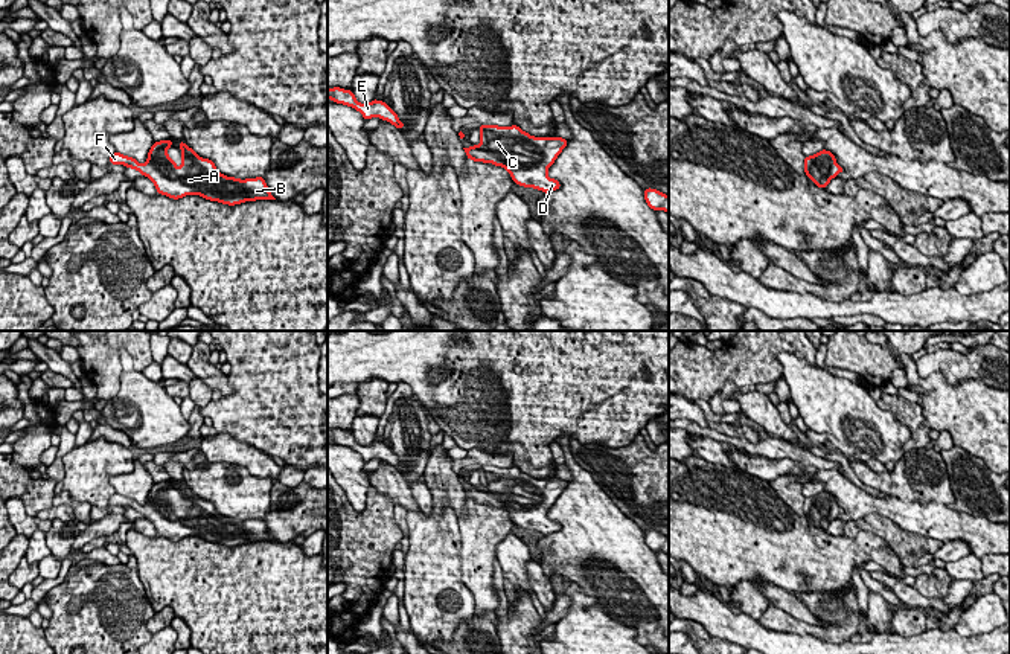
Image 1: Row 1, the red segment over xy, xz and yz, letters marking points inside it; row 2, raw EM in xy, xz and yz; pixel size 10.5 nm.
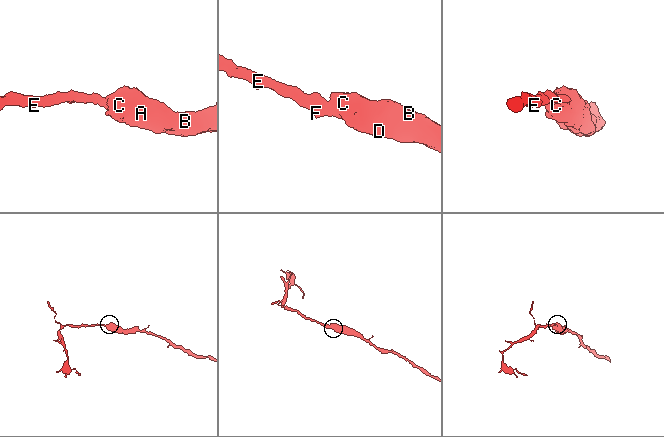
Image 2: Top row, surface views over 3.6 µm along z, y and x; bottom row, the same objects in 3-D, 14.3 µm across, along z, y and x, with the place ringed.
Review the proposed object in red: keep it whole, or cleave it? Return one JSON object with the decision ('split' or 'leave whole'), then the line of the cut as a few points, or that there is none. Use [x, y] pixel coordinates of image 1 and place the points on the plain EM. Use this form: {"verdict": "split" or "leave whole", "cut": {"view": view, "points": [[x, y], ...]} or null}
{"verdict": "leave whole", "cut": null}

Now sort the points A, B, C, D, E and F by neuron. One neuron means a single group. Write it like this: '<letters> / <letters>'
A B C D E F

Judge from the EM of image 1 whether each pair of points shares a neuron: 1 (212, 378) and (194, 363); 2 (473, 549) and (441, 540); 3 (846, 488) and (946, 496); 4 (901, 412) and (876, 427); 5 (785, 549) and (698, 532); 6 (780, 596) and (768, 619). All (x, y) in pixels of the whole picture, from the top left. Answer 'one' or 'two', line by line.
1: one
2: two
3: two
4: two
5: one
6: two

